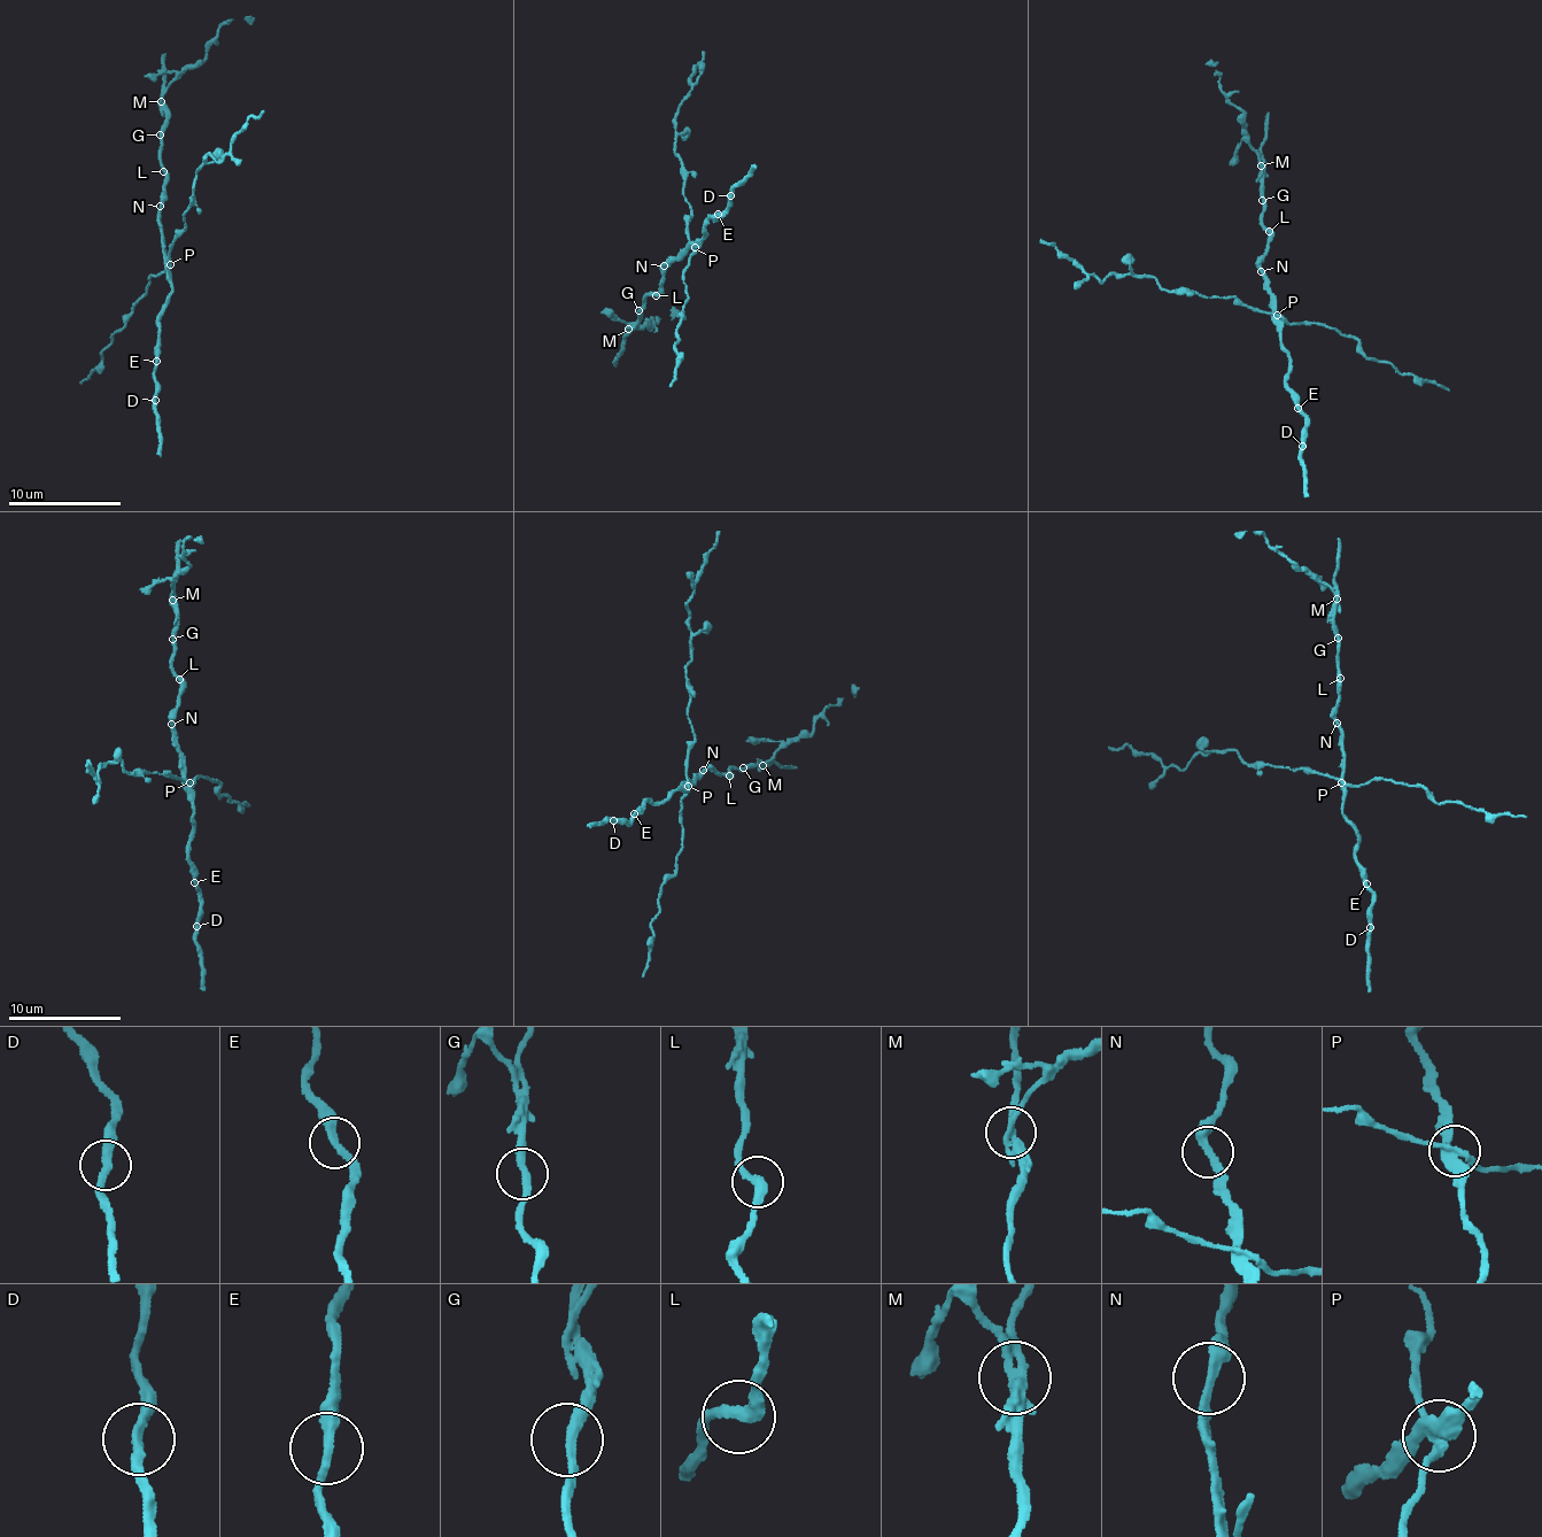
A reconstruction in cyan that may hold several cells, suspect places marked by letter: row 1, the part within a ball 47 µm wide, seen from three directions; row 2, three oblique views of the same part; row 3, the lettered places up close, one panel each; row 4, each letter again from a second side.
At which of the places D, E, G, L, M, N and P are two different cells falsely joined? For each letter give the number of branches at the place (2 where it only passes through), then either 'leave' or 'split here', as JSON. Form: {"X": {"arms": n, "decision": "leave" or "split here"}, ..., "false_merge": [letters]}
{"D": {"arms": 2, "decision": "leave"}, "E": {"arms": 2, "decision": "leave"}, "G": {"arms": 2, "decision": "leave"}, "L": {"arms": 2, "decision": "leave"}, "M": {"arms": 2, "decision": "split here"}, "N": {"arms": 2, "decision": "leave"}, "P": {"arms": 4, "decision": "split here"}, "false_merge": ["M", "P"]}

